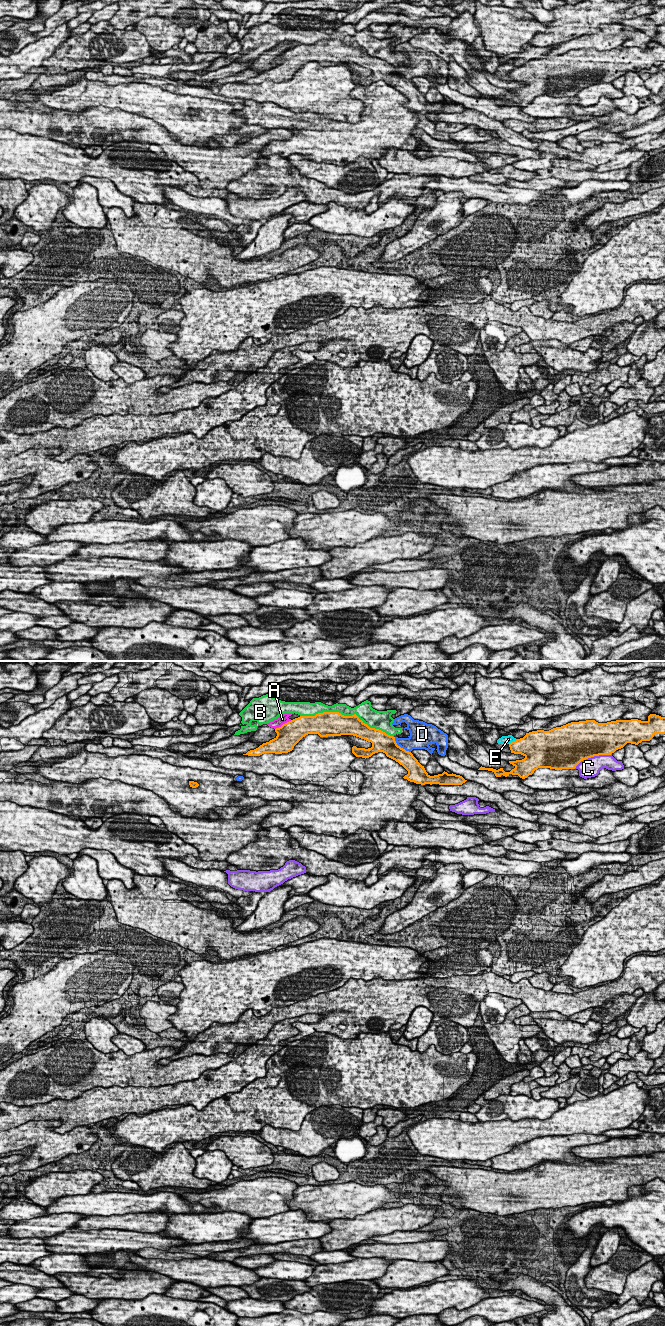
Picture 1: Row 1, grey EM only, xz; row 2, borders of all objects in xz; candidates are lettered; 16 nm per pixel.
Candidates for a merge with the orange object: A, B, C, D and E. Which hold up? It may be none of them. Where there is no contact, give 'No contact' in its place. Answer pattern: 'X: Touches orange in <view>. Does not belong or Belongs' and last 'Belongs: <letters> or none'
A: Touches orange in xz. Does not belong
B: Touches orange in xz. Does not belong
C: Touches orange in xz. Does not belong
D: Touches orange in xz. Does not belong
E: Touches orange in xz. Does not belong
Belongs: none

